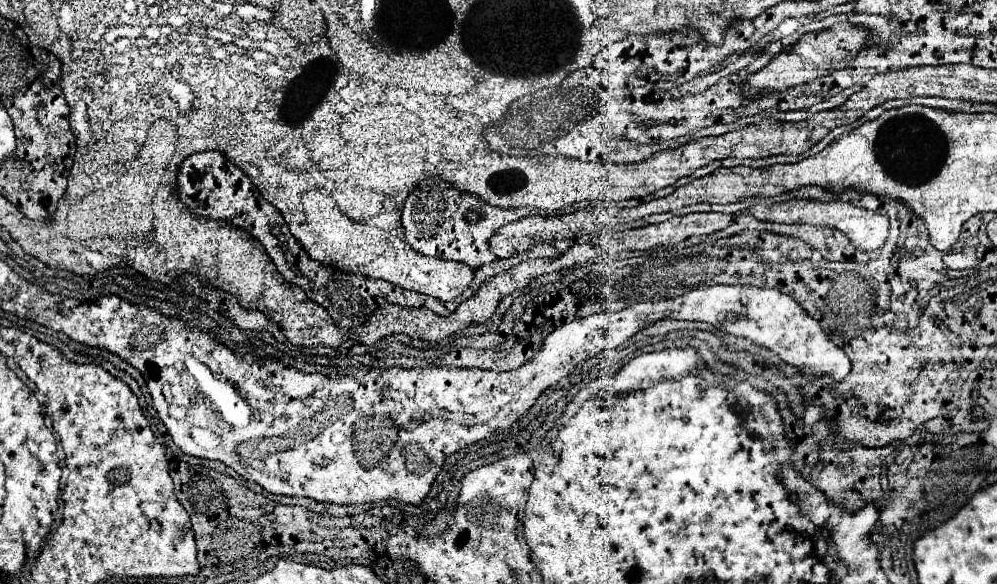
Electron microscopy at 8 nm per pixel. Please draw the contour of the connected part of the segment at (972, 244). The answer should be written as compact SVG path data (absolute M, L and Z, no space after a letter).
M976 237L964 239L962 251L944 253L944 265L950 269L970 269L976 265Z

